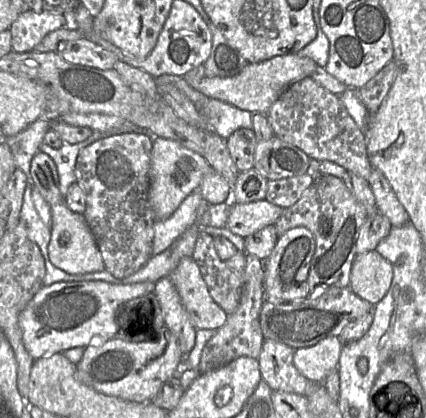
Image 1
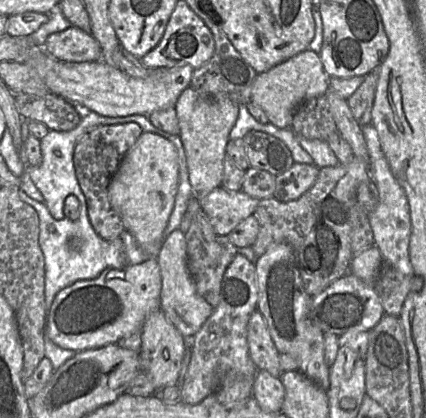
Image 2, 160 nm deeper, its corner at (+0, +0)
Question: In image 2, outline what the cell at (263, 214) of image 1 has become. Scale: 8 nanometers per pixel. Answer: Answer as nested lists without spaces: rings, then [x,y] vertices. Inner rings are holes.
[[[223,186],[197,198],[217,236],[228,235],[241,221],[254,214],[260,201],[242,190],[231,191]]]

